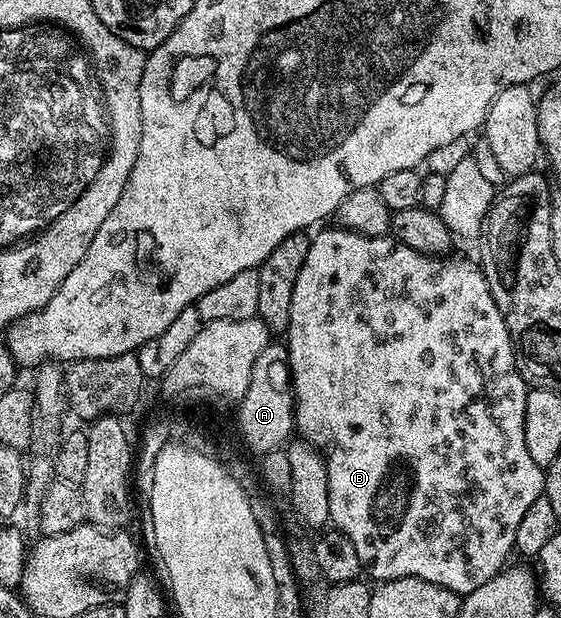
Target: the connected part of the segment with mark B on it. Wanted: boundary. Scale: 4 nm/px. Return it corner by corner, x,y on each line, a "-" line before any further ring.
333,228
334,230
319,229
311,237
308,256
304,256
304,268
300,268
300,276
296,276
296,288
292,292
292,316
290,317
290,327
284,332
284,345
288,352
290,361
290,385
294,387
294,424
297,433
305,441
318,447
322,454
322,459
326,461
326,471
328,472
328,508
330,509
330,522
337,529
343,530
352,540
352,545
356,548
356,556
360,556
365,573
371,574
378,582
387,582
397,578
419,578
428,580
432,584
440,584
448,588
454,594
465,596
476,592
480,584
488,584
492,576
496,576
507,565
509,554
515,553
514,541
516,540
516,528
520,524
520,519
524,512
528,512
528,507
543,497
545,488
545,476
543,467
532,460
528,453
528,444
524,444
524,404
526,403
527,385
520,376
516,368
514,359
514,345
510,339
510,333
506,327
506,315
496,308
496,300
492,300
492,292
488,288
488,280
482,275
481,265
477,261
469,262
466,258
454,258
455,256
431,256
421,254
412,248
408,248
402,242
394,241
393,237
369,238
363,234
355,234
352,230

